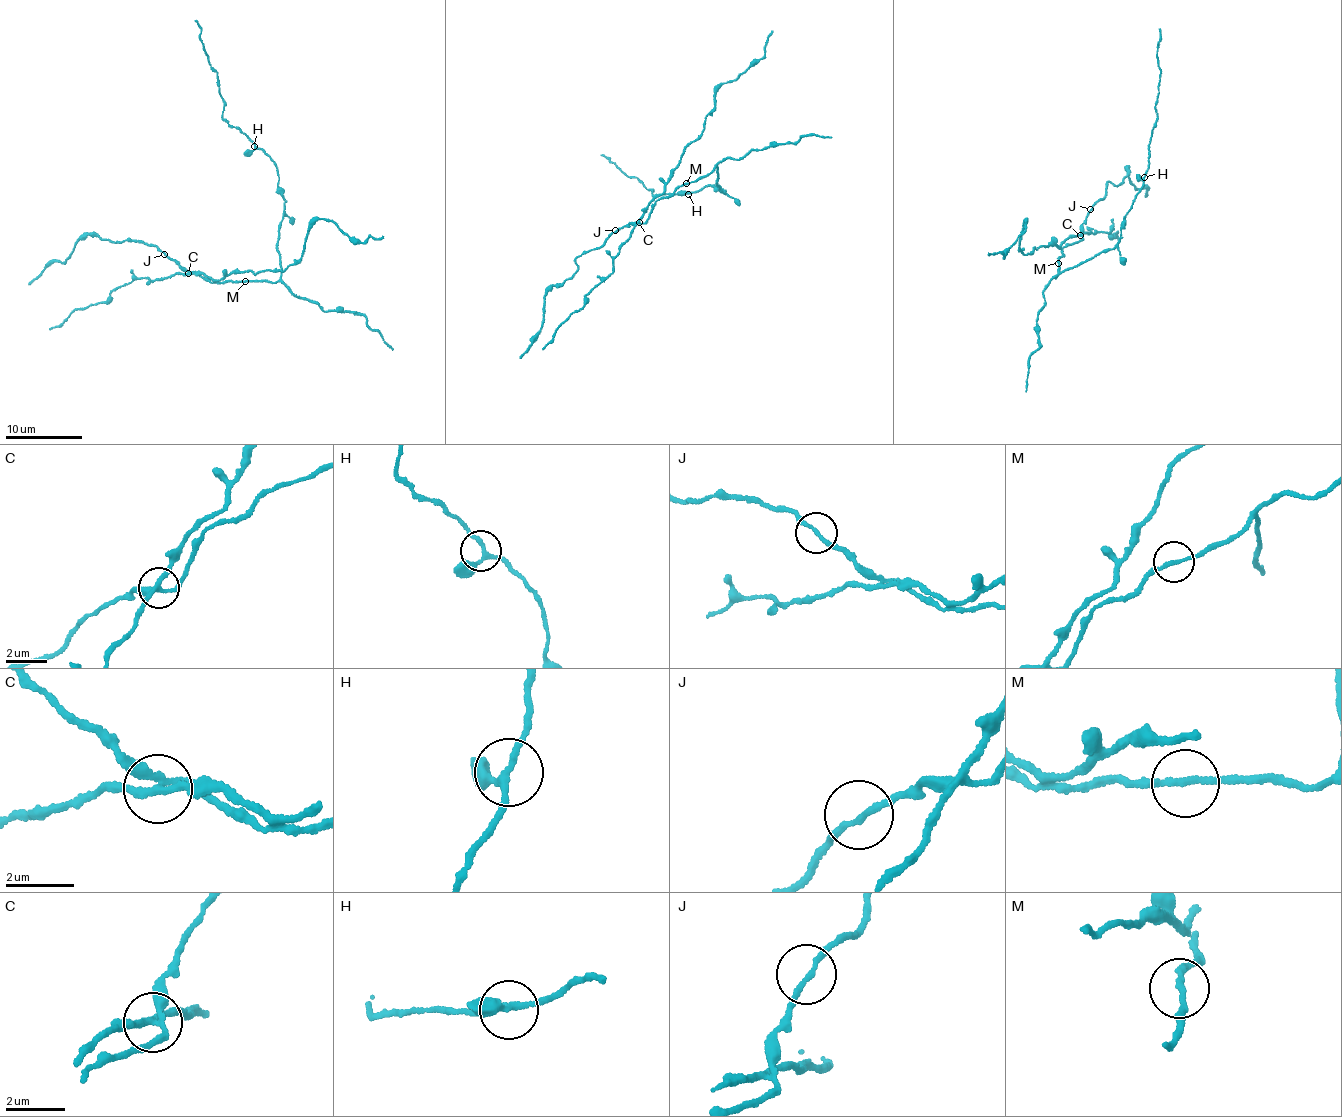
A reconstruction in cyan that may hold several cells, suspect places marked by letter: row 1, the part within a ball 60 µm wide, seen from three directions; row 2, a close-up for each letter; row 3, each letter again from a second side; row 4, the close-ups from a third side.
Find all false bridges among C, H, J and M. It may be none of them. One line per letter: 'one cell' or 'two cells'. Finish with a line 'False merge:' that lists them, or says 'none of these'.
C: two cells
H: one cell
J: two cells
M: one cell
False merge: C, J

